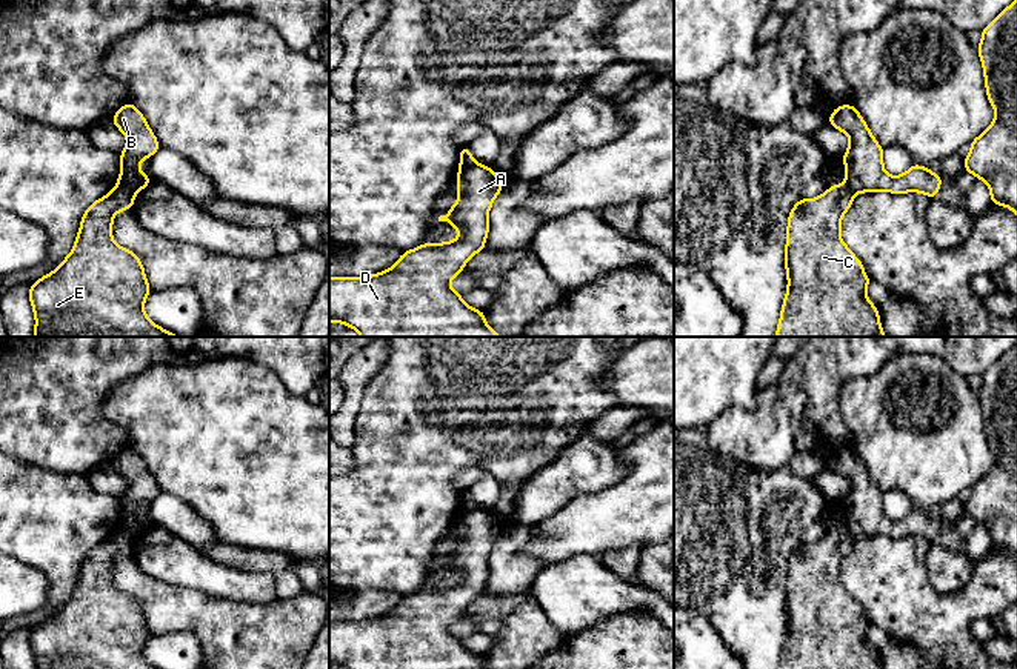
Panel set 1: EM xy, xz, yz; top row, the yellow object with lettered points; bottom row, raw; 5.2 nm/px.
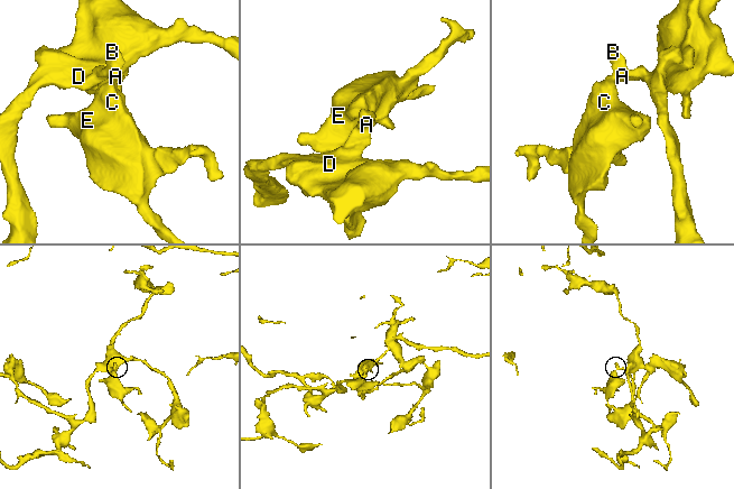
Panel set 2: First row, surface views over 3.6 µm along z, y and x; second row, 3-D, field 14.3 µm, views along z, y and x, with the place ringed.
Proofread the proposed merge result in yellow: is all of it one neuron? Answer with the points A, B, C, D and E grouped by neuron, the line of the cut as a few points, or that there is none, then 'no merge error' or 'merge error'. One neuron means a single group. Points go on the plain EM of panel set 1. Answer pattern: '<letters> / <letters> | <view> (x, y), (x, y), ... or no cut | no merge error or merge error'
A B D / C E | xy (117, 528), (134, 539) | merge error

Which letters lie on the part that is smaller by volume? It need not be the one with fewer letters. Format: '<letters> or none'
C, E

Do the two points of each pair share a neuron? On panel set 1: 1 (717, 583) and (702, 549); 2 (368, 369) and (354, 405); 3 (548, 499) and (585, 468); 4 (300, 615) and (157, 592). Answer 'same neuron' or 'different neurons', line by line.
1: same neuron
2: same neuron
3: same neuron
4: same neuron

